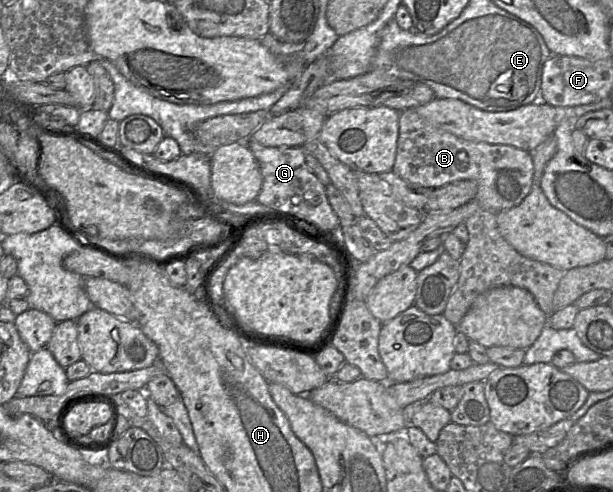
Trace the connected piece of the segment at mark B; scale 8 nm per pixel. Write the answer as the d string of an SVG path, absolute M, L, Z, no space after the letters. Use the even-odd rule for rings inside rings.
M408 108L400 111L397 153L392 172L413 184L433 189L460 180L474 180L477 193L472 201L476 201L481 210L500 212L517 206L529 194L533 184L534 164L528 151L509 145L465 140L434 126L422 118L415 108Z

